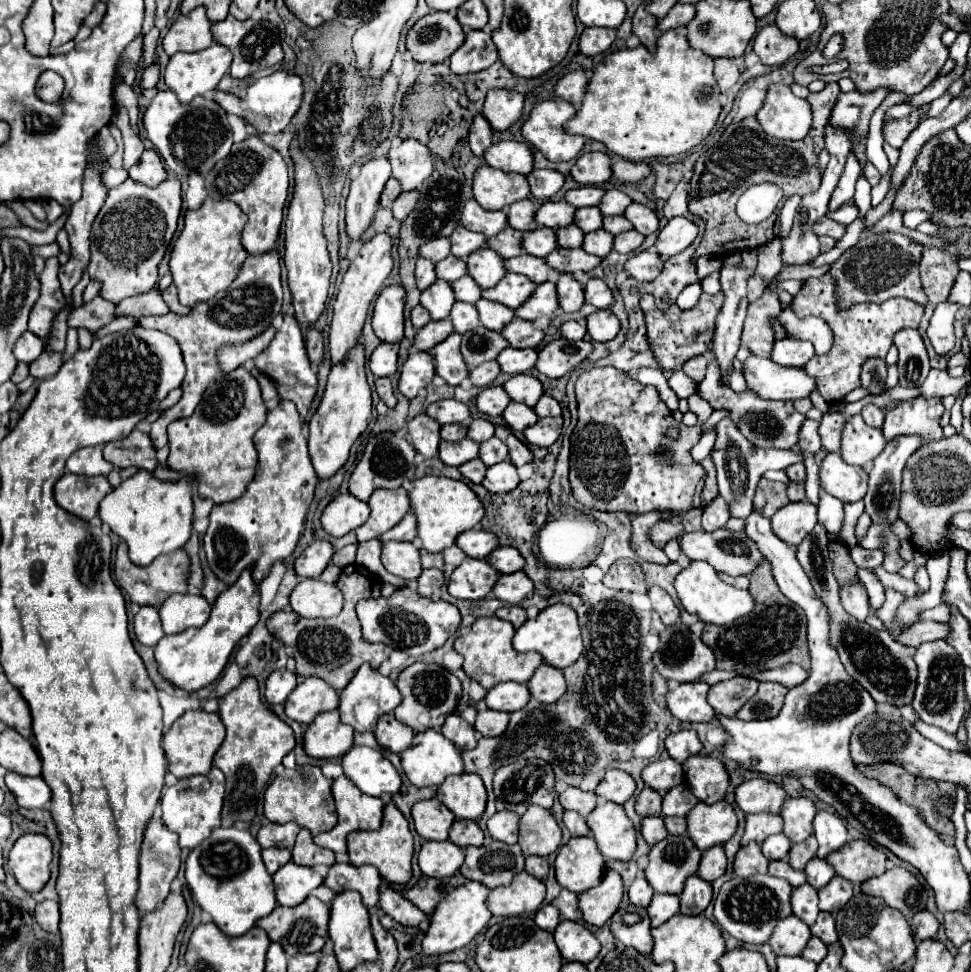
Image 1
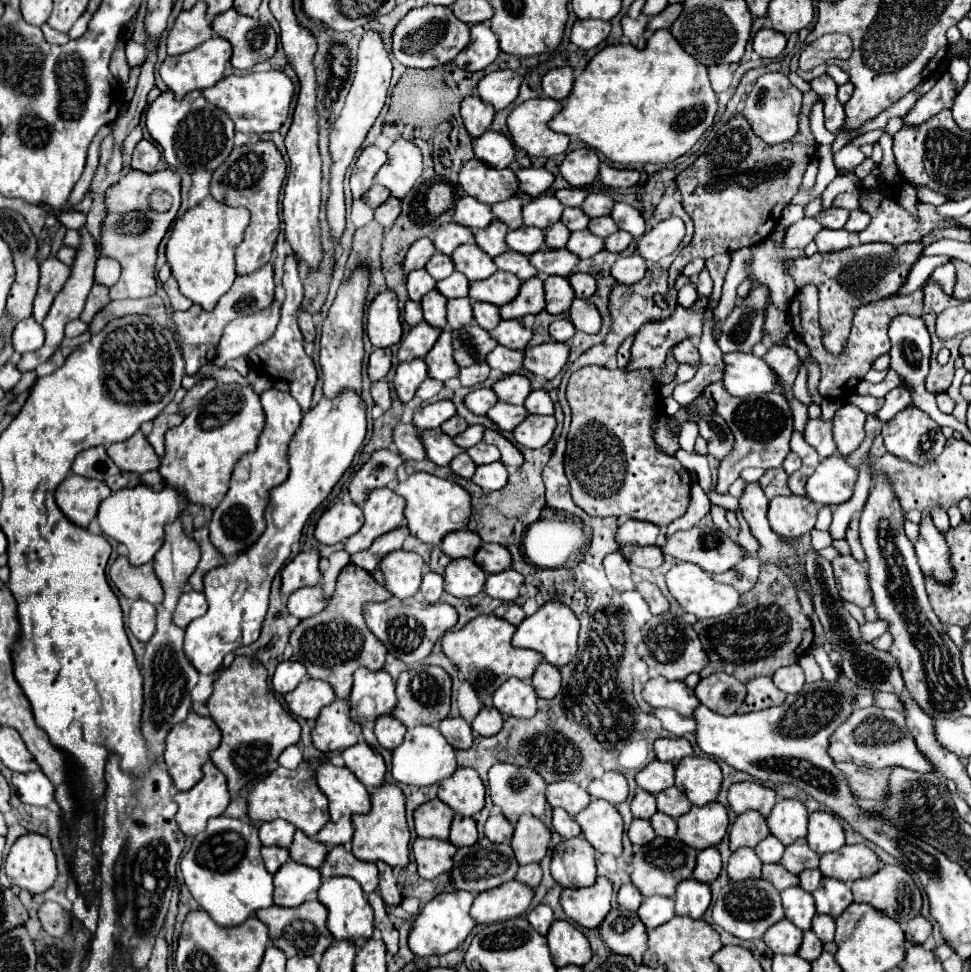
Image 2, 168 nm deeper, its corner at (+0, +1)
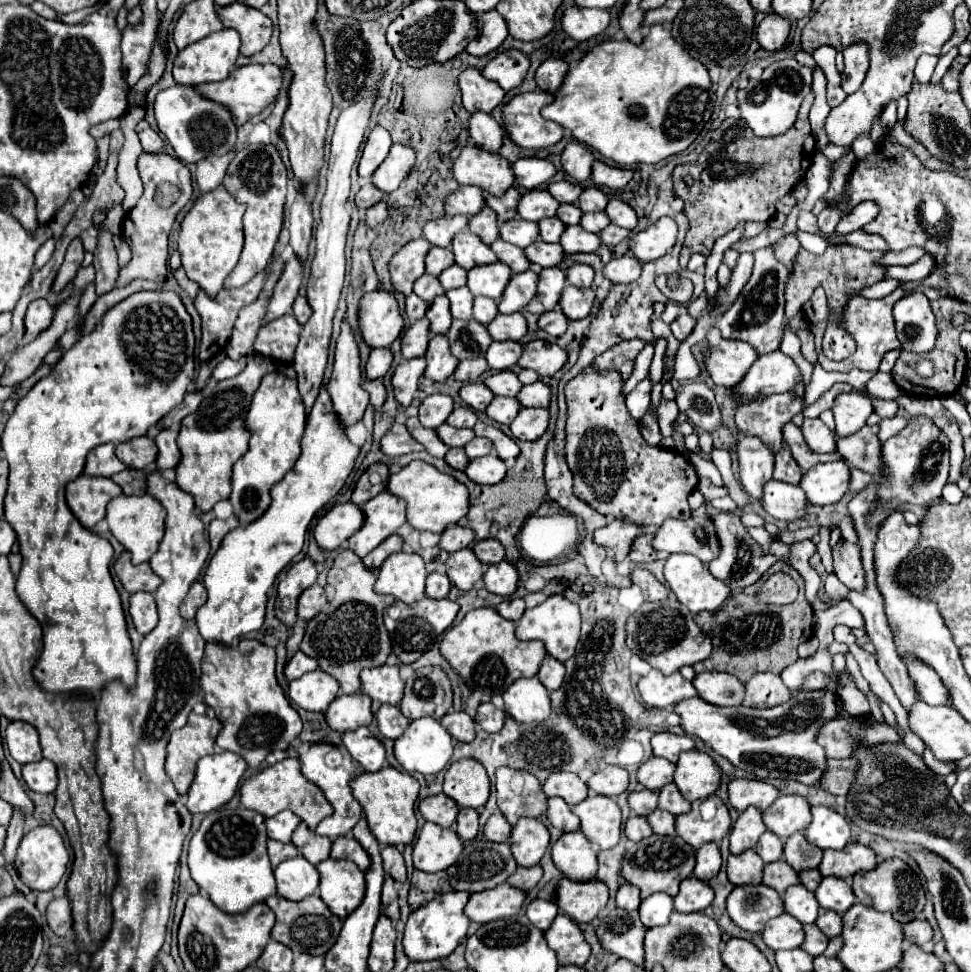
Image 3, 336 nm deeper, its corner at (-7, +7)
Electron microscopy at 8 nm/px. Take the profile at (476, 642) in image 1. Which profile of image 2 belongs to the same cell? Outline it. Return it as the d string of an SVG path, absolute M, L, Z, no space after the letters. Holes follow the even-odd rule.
M478 615L460 631L448 631L442 637L442 653L462 671L464 679L468 679L468 683L478 693L492 695L510 677L530 681L536 665L542 661L540 653L530 649L516 649L510 645L514 629L514 625L500 621L496 615Z

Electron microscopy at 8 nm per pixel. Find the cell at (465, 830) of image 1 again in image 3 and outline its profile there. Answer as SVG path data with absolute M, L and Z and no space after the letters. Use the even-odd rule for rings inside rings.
M461 809L455 821L455 833L461 841L473 841L479 831L479 815L475 809Z

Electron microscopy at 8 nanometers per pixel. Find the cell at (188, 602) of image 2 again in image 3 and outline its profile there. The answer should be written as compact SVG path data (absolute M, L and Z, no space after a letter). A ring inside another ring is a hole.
M195 581L195 583L191 585L191 589L189 589L189 593L187 593L183 605L181 605L181 617L183 617L183 619L193 619L195 613L197 613L197 609L199 609L205 601L207 601L207 593L205 593L203 583Z

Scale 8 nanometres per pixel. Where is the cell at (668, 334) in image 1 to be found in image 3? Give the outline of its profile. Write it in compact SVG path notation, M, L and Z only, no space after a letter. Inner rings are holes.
M631 339L631 341L623 341L611 349L607 349L603 355L599 355L593 363L593 367L597 369L615 369L623 375L623 379L627 379L633 371L635 365L635 357L639 355L639 351L645 347L647 341L643 339Z

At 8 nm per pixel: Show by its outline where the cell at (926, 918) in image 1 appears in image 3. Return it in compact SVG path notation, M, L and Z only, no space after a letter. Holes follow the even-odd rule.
M927 919L911 921L903 927L903 931L905 931L905 939L909 939L915 945L923 945L923 943L931 941L931 937L933 937L933 929Z

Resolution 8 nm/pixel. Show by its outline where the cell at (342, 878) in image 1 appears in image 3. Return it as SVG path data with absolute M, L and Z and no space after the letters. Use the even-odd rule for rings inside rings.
M337 837L333 841L333 849L331 849L331 859L349 859L353 863L357 863L357 867L361 871L367 871L371 867L371 857L367 857L367 851L351 837Z

